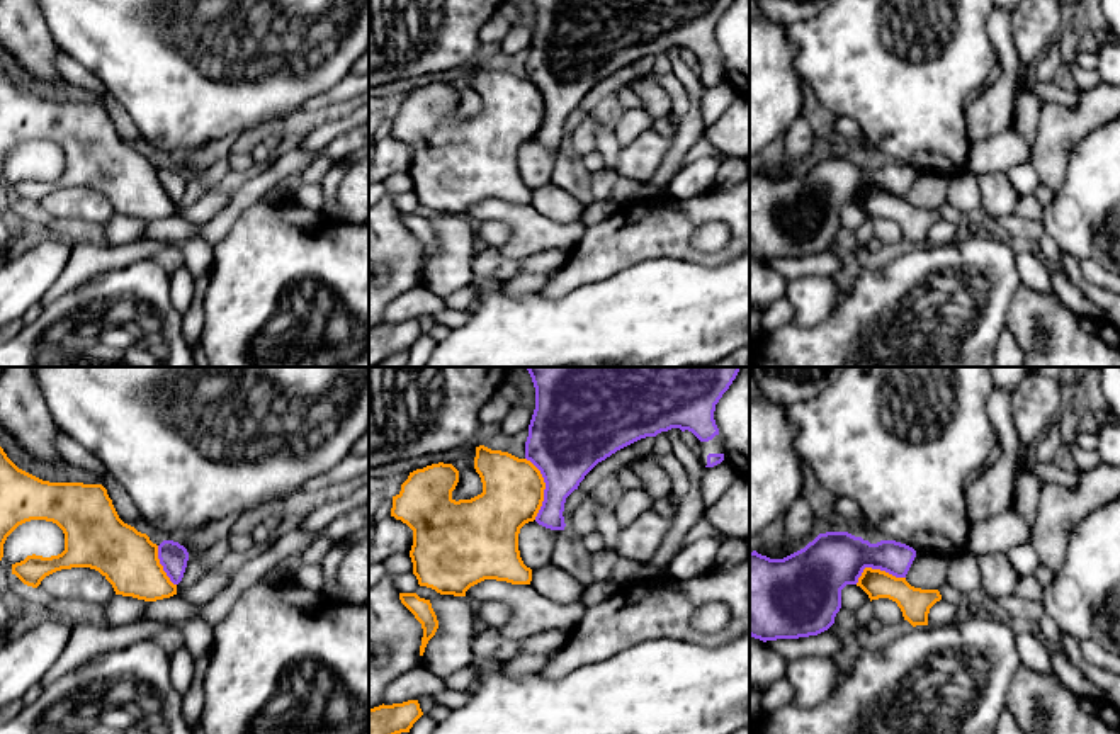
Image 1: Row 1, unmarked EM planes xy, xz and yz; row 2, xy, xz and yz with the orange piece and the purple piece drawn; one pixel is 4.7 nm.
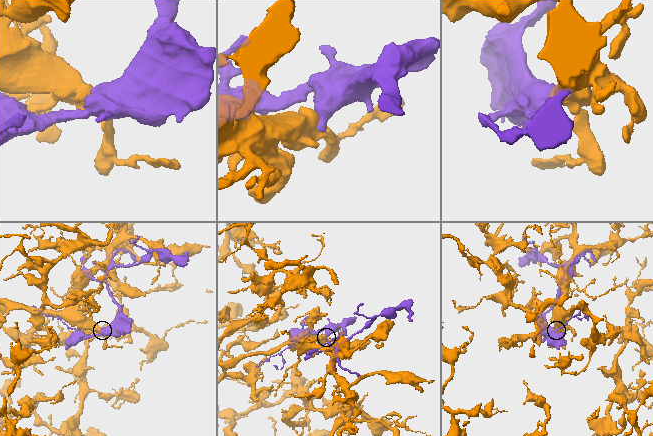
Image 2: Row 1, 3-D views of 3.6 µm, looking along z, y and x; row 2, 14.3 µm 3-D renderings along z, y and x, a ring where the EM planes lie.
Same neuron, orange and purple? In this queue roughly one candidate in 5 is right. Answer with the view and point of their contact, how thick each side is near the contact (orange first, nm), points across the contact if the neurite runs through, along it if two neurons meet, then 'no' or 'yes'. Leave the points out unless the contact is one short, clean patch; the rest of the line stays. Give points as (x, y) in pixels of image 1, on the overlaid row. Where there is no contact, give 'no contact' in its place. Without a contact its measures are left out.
xz (544, 488) | 280/360 nm | along xz (526, 457), (539, 471), (544, 483), (544, 500), (536, 519) | no

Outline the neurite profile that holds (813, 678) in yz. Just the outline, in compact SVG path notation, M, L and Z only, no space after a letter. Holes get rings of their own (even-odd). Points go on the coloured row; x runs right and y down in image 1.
M806 656L787 664L787 680L794 688L792 703L811 709L834 695L840 668L828 656Z

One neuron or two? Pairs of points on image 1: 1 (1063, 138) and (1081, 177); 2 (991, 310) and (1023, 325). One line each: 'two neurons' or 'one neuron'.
1: two neurons
2: two neurons

